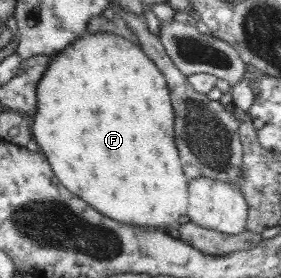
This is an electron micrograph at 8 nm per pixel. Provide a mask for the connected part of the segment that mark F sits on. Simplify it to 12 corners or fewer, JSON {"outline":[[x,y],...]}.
{"outline":[[84,32],[36,84],[32,138],[100,214],[177,227],[167,82]]}

